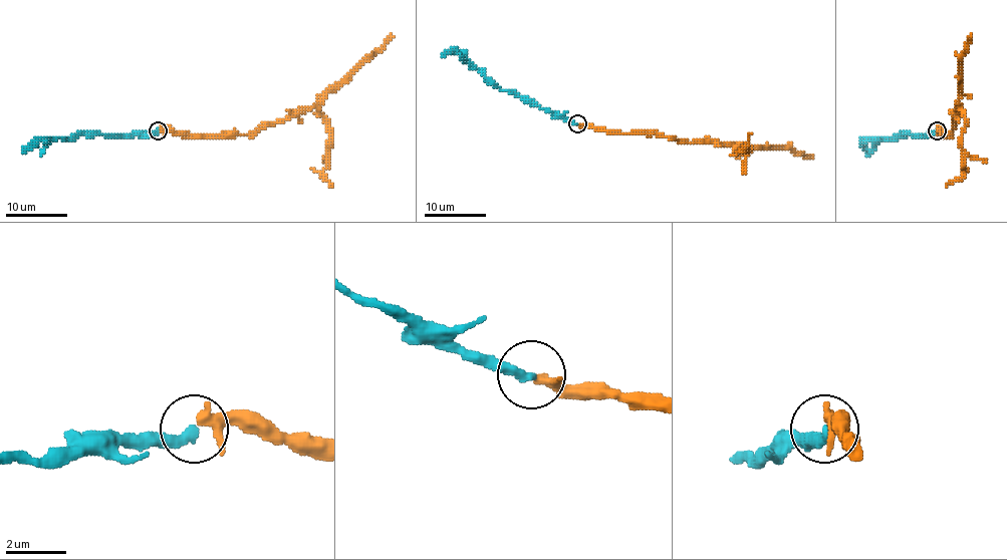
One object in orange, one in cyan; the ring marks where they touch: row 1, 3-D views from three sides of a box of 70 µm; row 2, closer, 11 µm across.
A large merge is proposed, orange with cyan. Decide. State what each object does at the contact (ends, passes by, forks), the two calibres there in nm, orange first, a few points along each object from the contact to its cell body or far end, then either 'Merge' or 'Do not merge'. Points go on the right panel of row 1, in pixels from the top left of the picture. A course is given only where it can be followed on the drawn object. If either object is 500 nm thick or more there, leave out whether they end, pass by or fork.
At the ring orange passes by. At the ring cyan ends. Thickness 280 nm (orange) against 360 nm. Course of orange: (936, 129), (946, 135), (953, 129), (959, 89), (959, 54), (970, 34). Course of cyan: (936, 130), (924, 136), (904, 135), (867, 140), (868, 151). Merge

